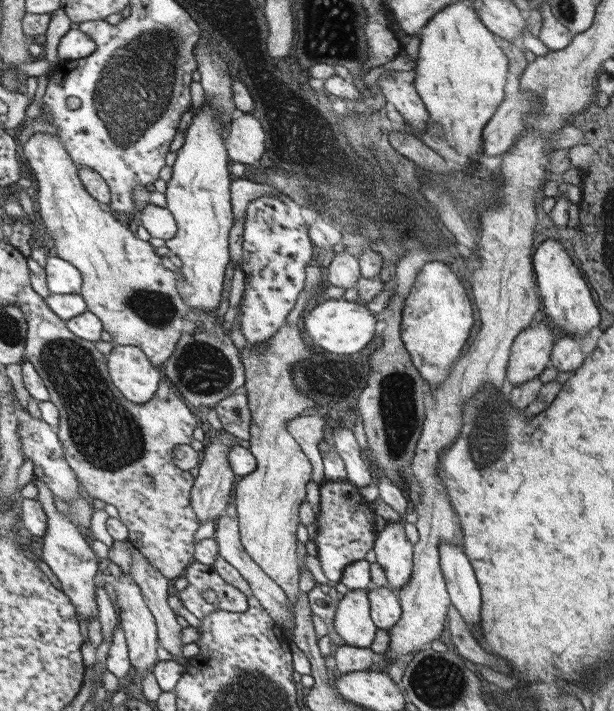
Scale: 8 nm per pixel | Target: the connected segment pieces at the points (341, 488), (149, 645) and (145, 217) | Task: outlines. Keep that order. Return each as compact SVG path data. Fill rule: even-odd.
M348 480L326 481L320 486L320 513L315 518L317 559L329 584L340 583L346 568L352 562L364 560L374 547L374 512L358 492L358 487Z
M122 572L122 576L114 581L114 588L119 594L119 604L116 606L120 605L123 608L123 614L120 616L122 616L122 624L126 629L134 669L139 672L141 677L148 676L150 672L154 673L155 667L161 662L160 654L158 654L158 650L162 646L159 620L148 604L140 584L134 580L132 574Z
M149 204L142 211L141 220L154 238L169 241L178 236L180 225L170 207Z

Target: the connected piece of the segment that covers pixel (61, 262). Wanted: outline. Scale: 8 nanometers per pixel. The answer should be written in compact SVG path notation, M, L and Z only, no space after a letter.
M51 257L47 266L49 287L53 294L83 294L83 272L64 257Z

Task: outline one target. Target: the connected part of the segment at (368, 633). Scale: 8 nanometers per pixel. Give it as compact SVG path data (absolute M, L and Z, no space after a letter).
M349 590L337 604L334 630L346 645L369 648L375 639L378 628L371 619L368 591Z

